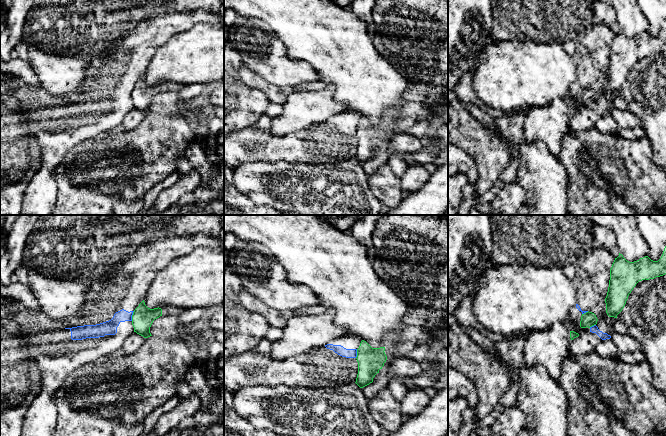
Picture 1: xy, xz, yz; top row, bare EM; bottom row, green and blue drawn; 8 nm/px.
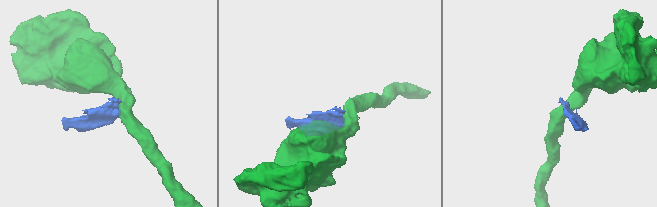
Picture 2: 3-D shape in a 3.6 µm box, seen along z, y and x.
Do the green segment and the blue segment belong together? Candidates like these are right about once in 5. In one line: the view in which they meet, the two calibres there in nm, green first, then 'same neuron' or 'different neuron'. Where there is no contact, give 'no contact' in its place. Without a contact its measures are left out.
xy | 170/110 nm | different neuron

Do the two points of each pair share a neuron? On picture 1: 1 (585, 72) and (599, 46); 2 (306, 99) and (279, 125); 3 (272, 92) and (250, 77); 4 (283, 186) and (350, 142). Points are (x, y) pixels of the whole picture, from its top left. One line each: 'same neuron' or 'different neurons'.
1: same neuron
2: same neuron
3: same neuron
4: different neurons

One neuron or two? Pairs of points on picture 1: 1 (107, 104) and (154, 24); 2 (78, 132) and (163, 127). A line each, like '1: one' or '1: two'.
1: one
2: two

